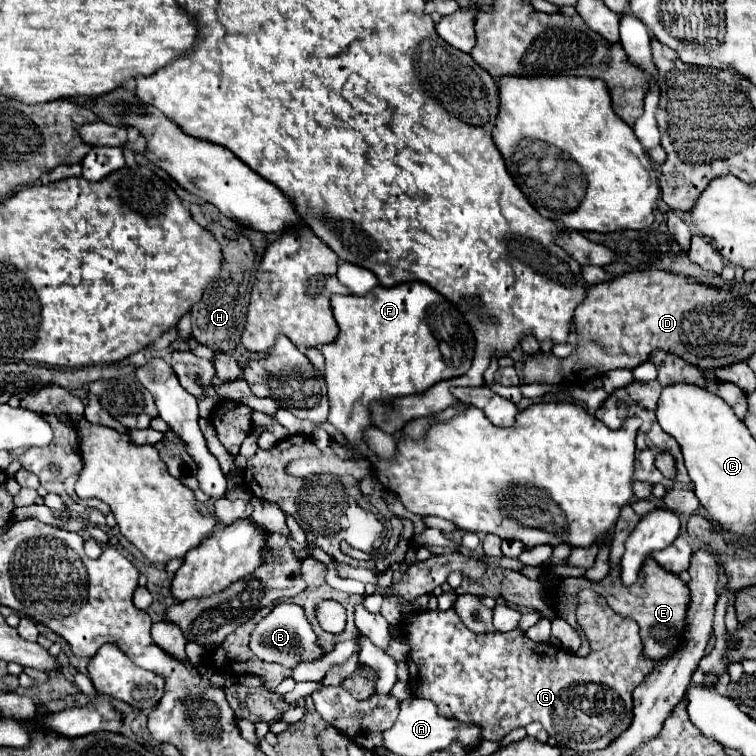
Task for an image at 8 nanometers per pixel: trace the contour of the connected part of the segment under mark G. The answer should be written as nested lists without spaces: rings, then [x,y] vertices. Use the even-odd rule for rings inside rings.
[[[582,589],[578,593],[578,605],[576,609],[577,622],[584,630],[585,636],[590,643],[590,653],[586,657],[578,657],[570,651],[564,651],[562,647],[556,649],[556,645],[550,645],[550,643],[536,643],[532,639],[526,637],[526,633],[522,633],[520,629],[514,629],[514,631],[508,631],[508,633],[500,633],[500,631],[492,631],[492,633],[474,633],[470,631],[458,617],[458,613],[454,609],[448,609],[448,611],[418,611],[418,613],[408,613],[400,619],[400,633],[402,637],[406,639],[408,647],[410,647],[410,653],[408,653],[408,669],[410,669],[410,691],[414,697],[420,697],[420,699],[428,699],[432,701],[436,707],[438,707],[438,713],[442,717],[448,717],[448,719],[458,719],[462,723],[474,723],[482,729],[482,739],[476,743],[480,745],[482,741],[500,741],[504,739],[512,729],[516,727],[526,727],[528,723],[532,721],[538,721],[544,725],[544,729],[556,737],[564,747],[568,749],[574,749],[574,751],[598,751],[598,749],[604,749],[610,745],[610,741],[618,739],[618,735],[622,731],[628,729],[630,721],[632,721],[632,691],[644,681],[644,677],[654,669],[656,662],[652,661],[650,657],[646,657],[642,653],[642,641],[640,641],[640,635],[638,635],[638,623],[630,617],[622,617],[618,613],[614,613],[606,601],[602,599],[602,595],[598,595],[596,591],[592,589]]]

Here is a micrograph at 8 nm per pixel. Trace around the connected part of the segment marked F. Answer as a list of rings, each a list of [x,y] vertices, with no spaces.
[[[408,281],[394,287],[378,285],[366,295],[334,295],[330,297],[330,305],[340,333],[332,343],[322,347],[326,357],[324,379],[330,399],[328,421],[342,431],[346,441],[352,445],[362,443],[364,429],[372,427],[368,411],[372,401],[392,401],[394,397],[424,393],[442,379],[464,375],[472,365],[476,339],[470,325],[446,297],[422,281]]]

